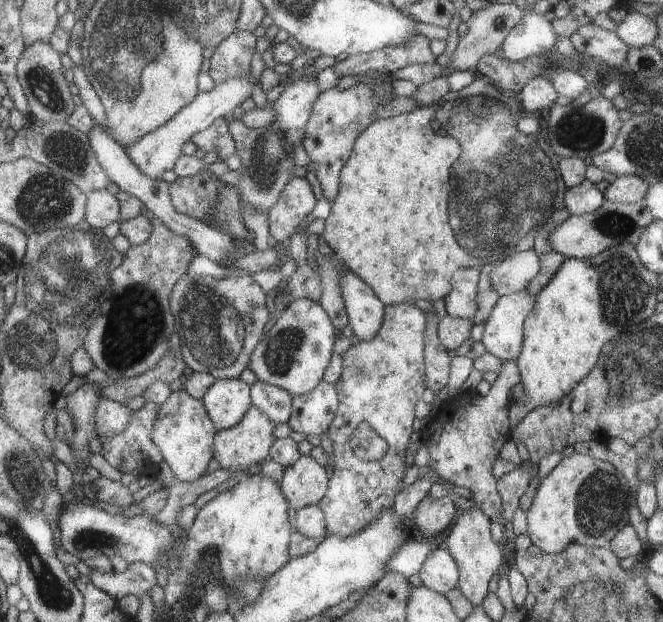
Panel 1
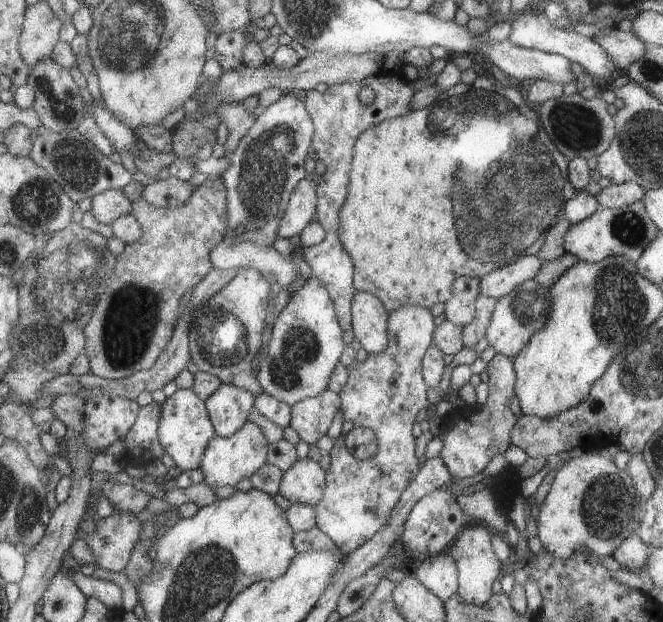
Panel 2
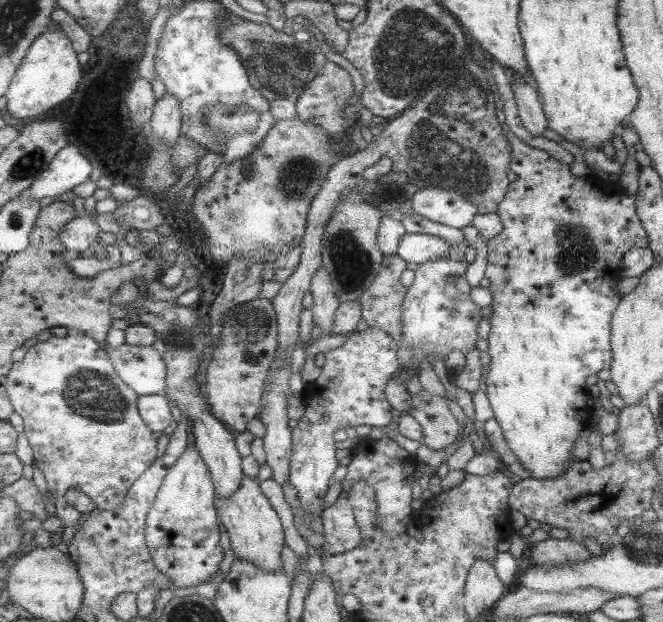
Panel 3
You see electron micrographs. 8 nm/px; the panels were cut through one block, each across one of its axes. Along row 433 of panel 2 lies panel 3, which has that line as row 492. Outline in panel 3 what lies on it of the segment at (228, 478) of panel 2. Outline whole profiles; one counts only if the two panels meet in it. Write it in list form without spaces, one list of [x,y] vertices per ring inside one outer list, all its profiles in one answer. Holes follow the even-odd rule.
[[[245,476],[241,478],[240,485],[233,494],[225,498],[215,496],[215,507],[216,515],[228,534],[230,548],[238,560],[252,563],[252,566],[259,567],[261,571],[282,570],[283,530],[281,530],[279,518],[275,516],[267,498],[261,494],[261,490],[253,480]]]

